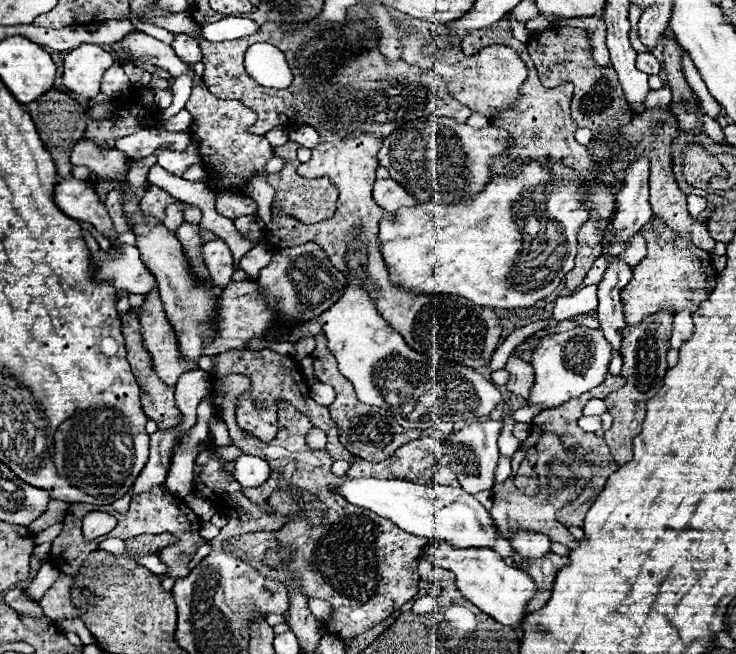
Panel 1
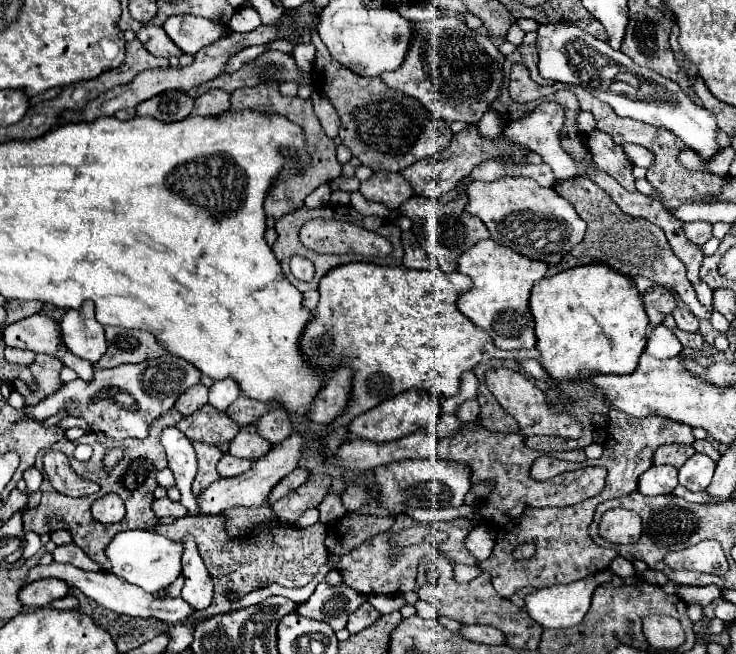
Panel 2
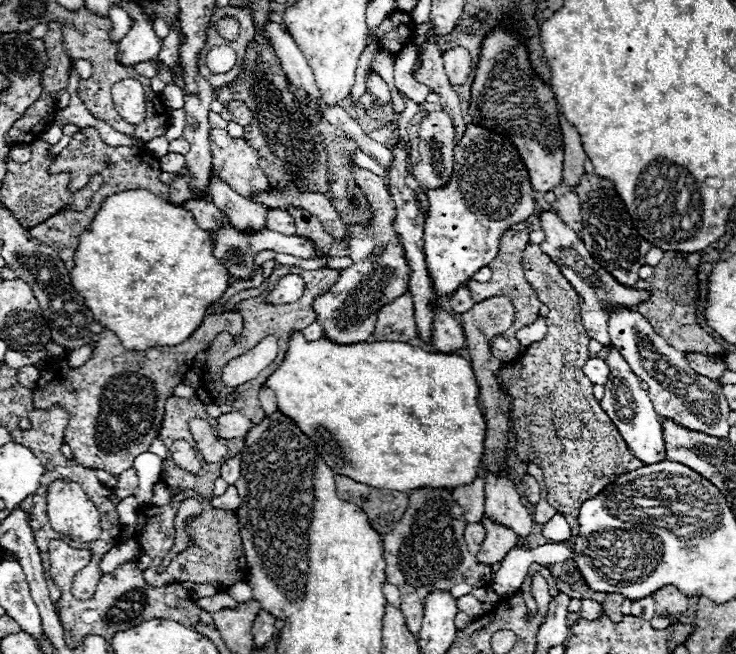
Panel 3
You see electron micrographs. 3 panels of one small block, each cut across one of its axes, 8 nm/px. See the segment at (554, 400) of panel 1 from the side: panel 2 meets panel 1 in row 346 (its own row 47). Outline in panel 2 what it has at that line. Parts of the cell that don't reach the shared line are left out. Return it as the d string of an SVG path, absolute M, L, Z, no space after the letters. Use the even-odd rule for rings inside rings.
M562 20L556 24L540 24L536 48L540 58L538 70L542 78L582 86L598 100L612 106L618 116L628 116L632 120L640 120L658 128L668 128L706 160L714 158L714 154L720 152L720 146L714 140L718 124L712 112L694 104L670 78L654 74L652 70L630 62L626 54L612 50L608 42L598 40L574 22Z

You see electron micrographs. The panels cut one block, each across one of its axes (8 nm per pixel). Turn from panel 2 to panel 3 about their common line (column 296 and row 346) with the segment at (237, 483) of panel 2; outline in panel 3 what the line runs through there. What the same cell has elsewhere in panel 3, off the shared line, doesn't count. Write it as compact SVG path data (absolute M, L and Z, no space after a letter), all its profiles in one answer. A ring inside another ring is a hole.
M438 308L436 310L436 316L434 316L434 324L432 324L432 346L438 350L438 352L454 352L458 348L462 348L466 342L464 342L464 330L462 326L456 322L456 318Z

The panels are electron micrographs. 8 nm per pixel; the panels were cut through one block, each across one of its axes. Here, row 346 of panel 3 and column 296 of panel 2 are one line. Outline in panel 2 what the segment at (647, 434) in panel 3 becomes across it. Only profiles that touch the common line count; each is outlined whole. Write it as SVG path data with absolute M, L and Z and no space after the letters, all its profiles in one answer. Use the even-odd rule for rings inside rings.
M326 582L318 584L314 594L296 608L298 616L326 620L334 630L346 628L348 616L364 602L356 590L342 584L340 588L330 588Z

